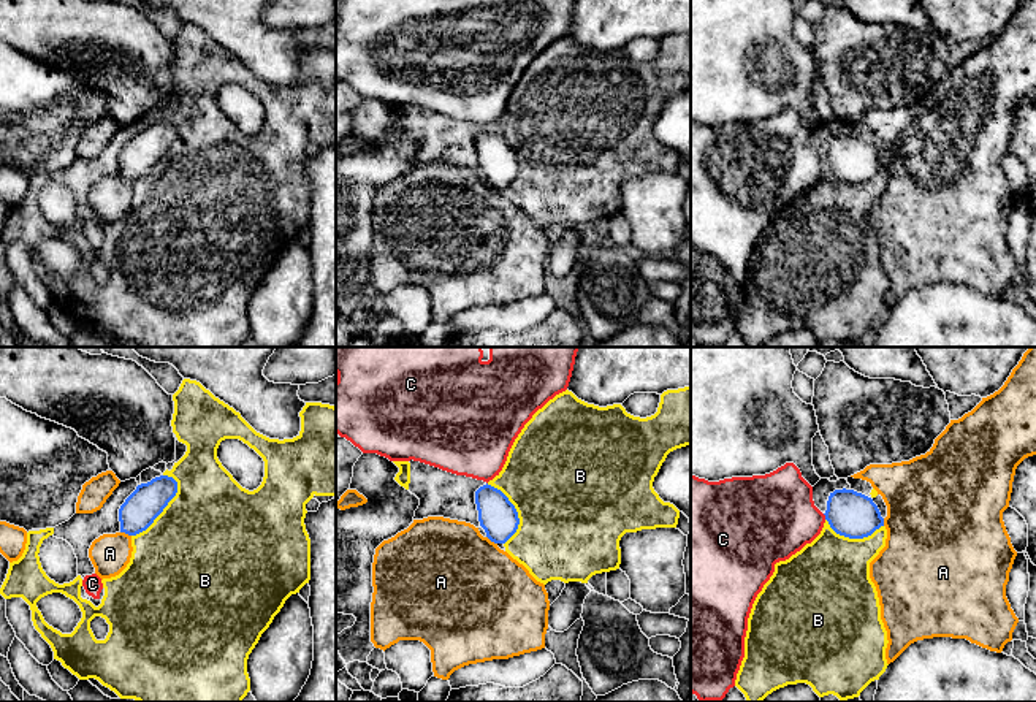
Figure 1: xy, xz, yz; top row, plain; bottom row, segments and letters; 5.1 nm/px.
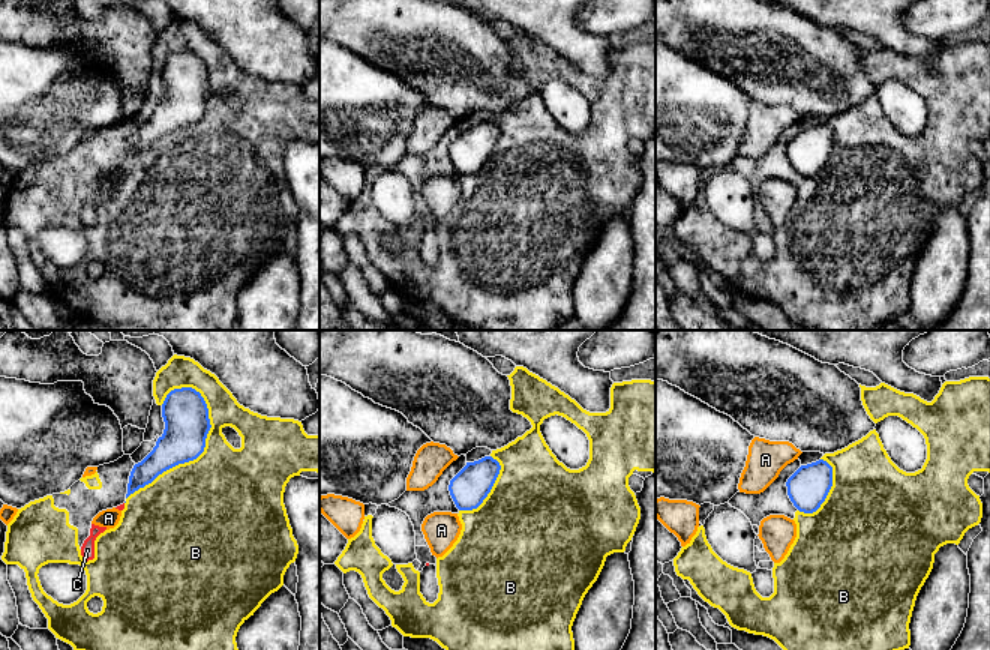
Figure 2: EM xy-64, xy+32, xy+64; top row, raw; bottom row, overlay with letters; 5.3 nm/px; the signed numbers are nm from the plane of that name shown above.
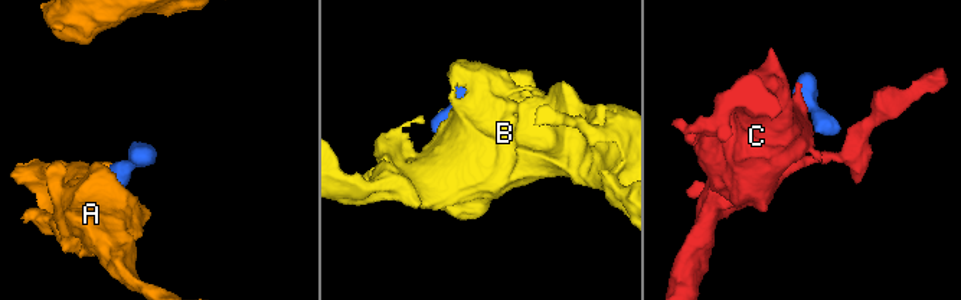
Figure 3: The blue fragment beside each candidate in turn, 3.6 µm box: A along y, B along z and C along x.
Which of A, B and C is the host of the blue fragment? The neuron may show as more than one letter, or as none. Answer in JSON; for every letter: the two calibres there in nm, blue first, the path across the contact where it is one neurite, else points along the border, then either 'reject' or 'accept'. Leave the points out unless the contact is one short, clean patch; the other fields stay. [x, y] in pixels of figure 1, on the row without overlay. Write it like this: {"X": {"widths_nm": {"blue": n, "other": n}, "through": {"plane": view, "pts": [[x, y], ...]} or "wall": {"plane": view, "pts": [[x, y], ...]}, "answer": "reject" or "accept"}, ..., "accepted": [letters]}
{"A": {"widths_nm": {"blue": 180, "other": 200}, "answer": "accept"}, "B": {"widths_nm": {"blue": 180, "other": 500}, "answer": "reject"}, "C": {"widths_nm": {"blue": 240, "other": 400}, "wall": {"plane": "yz", "pts": [[822, 159], [826, 164]]}, "answer": "reject"}, "accepted": ["A"]}

